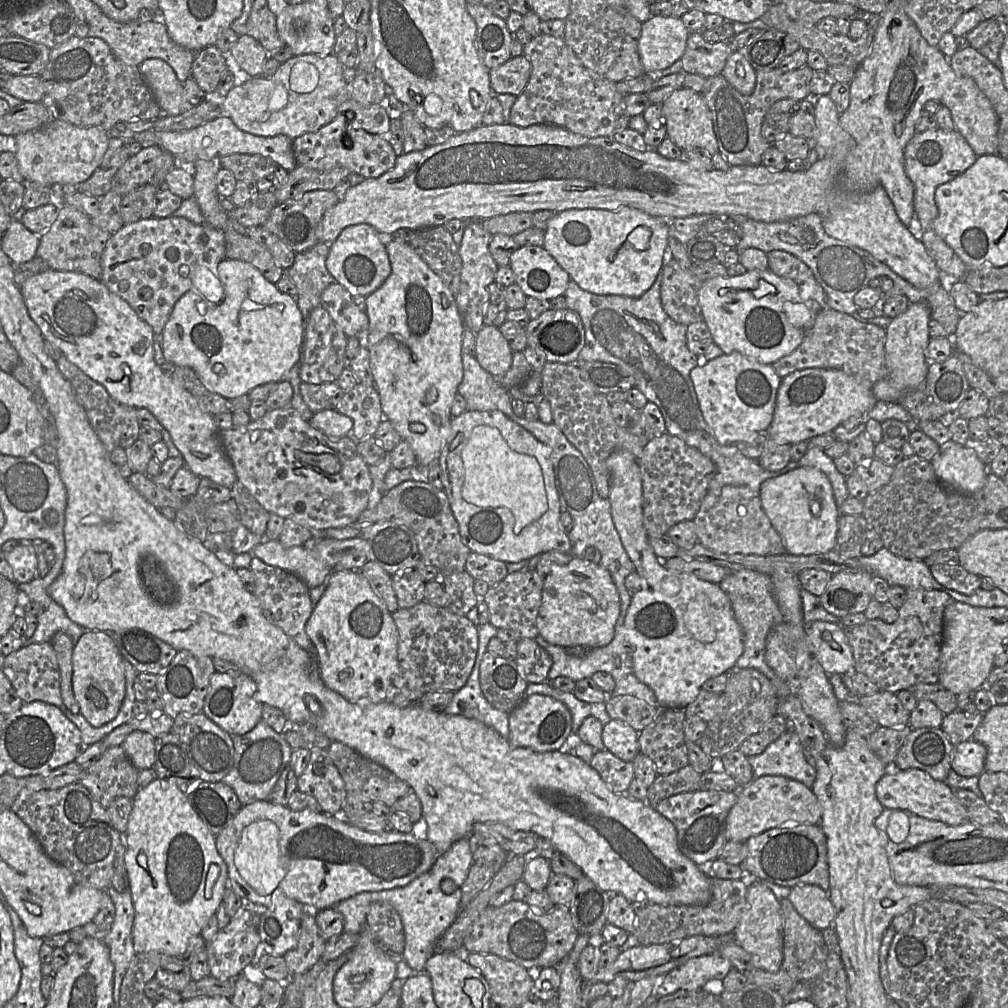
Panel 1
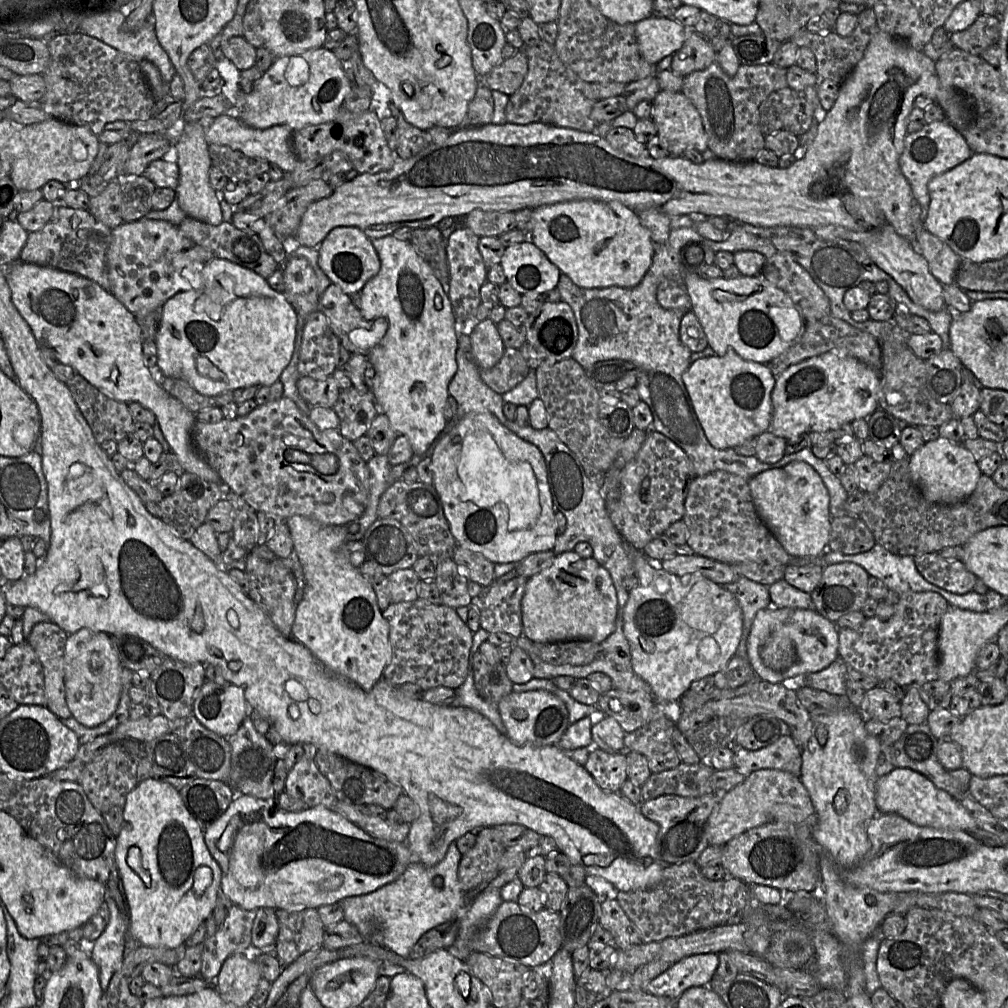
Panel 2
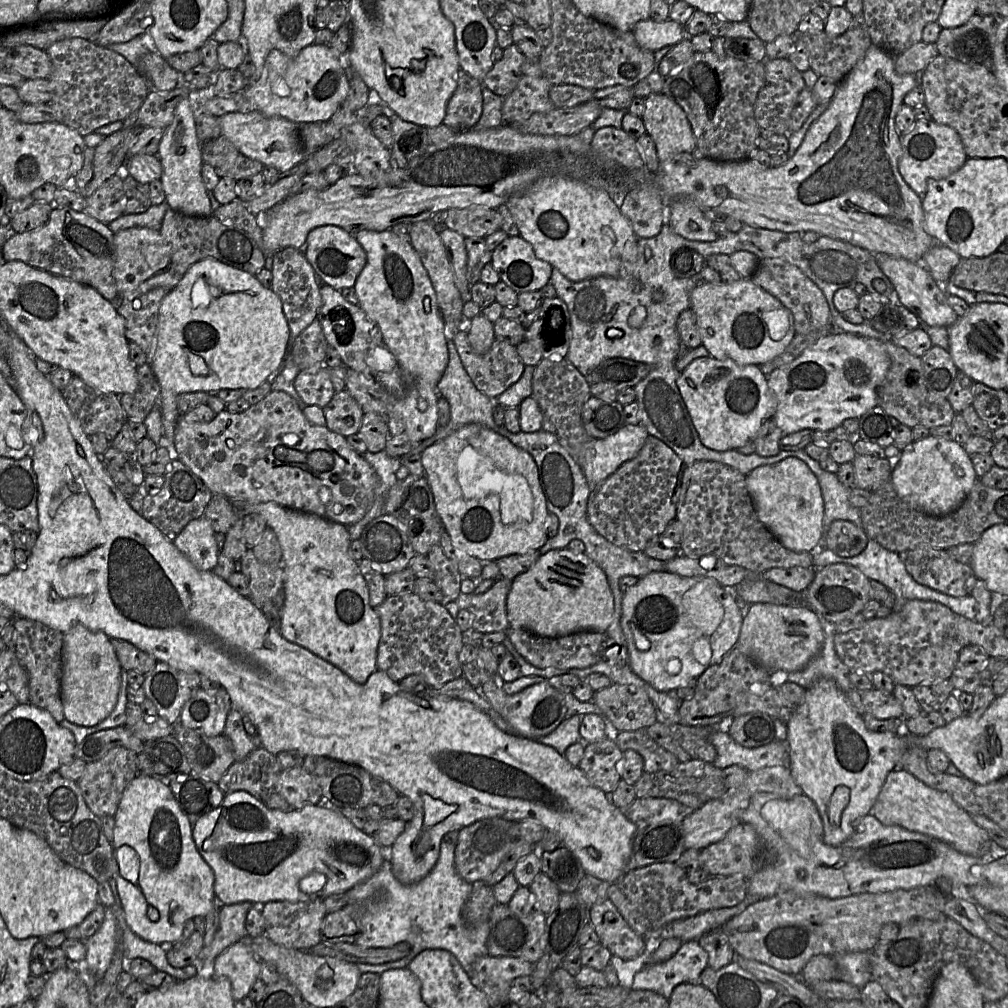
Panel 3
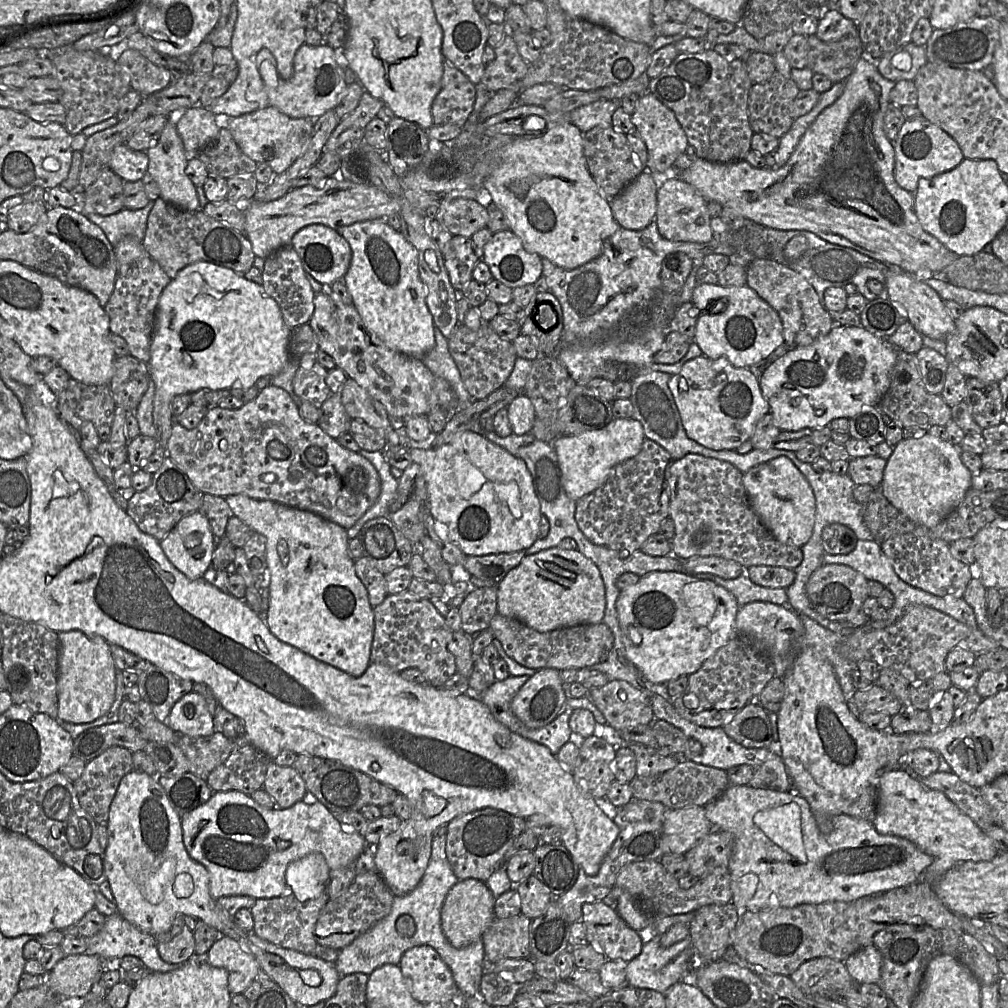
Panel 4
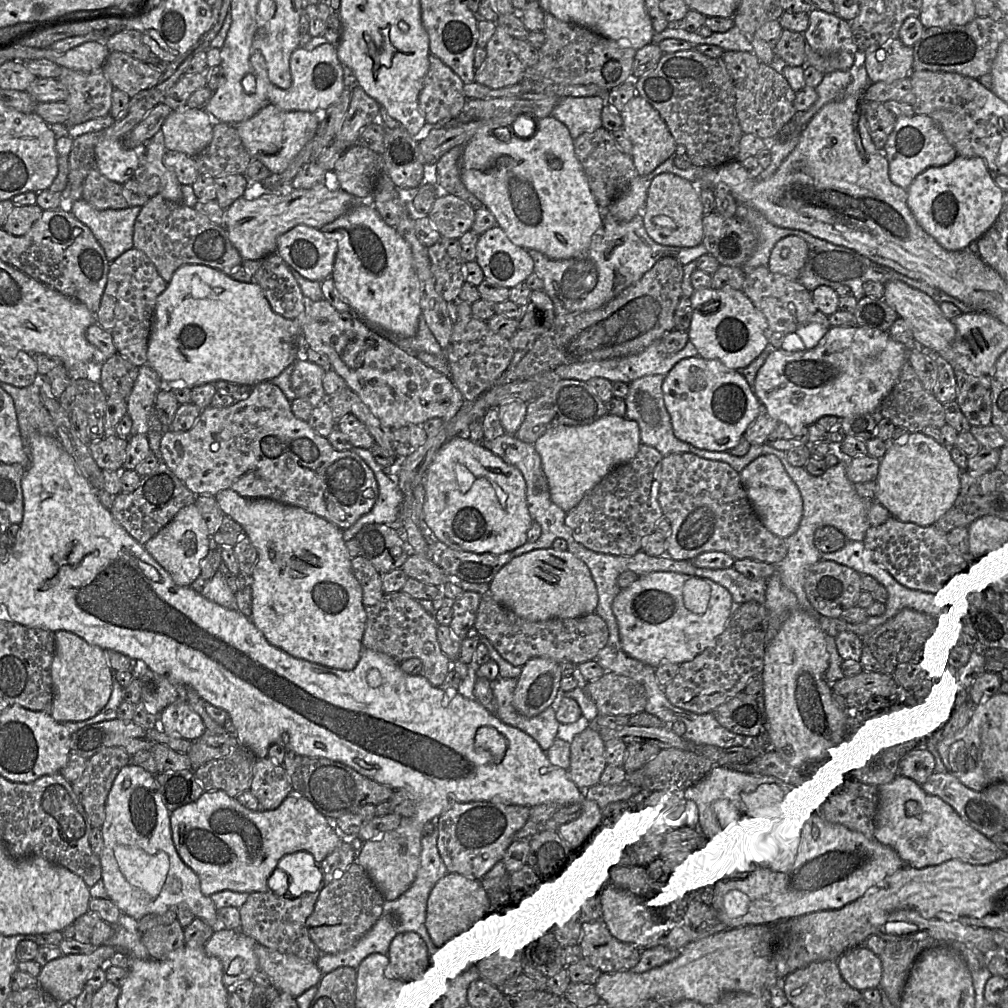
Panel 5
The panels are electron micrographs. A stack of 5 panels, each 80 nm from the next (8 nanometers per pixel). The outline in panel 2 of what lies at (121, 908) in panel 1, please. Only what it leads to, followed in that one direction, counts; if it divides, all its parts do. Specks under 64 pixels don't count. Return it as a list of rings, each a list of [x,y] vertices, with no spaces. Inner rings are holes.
[[[107,888],[105,901],[110,911],[109,923],[101,936],[89,945],[89,955],[99,969],[103,991],[107,989],[112,976],[122,967],[129,929],[128,915],[119,911],[114,899],[107,893]]]

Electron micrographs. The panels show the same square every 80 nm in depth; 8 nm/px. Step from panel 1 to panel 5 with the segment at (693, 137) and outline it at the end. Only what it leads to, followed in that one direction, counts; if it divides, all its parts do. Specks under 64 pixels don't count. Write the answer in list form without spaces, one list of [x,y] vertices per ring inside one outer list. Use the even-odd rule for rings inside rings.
[[[634,96],[620,111],[623,126],[632,143],[631,157],[638,175],[646,176],[670,157],[675,156],[677,143],[660,114],[640,96]]]

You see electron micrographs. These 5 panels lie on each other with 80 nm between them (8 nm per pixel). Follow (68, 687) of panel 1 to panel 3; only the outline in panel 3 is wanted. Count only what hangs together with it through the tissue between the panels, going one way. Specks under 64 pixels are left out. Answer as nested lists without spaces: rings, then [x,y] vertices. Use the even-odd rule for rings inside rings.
[[[20,616],[11,618],[14,627],[13,651],[29,676],[29,703],[47,710],[60,723],[64,717],[60,697],[61,659],[64,633],[39,621]]]

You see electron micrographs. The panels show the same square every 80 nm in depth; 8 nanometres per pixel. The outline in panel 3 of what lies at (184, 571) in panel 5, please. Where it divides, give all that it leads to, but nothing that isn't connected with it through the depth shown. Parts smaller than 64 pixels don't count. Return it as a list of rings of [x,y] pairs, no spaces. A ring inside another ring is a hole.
[[[202,516],[190,521],[172,540],[195,568],[211,572],[217,565],[220,555],[215,535],[210,521]]]

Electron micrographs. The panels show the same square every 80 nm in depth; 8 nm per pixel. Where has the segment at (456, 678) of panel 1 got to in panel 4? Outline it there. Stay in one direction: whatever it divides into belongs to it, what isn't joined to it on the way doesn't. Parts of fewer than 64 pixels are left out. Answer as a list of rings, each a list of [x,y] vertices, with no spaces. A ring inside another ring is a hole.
[[[408,591],[388,594],[373,611],[375,627],[371,662],[386,665],[398,673],[417,668],[424,674],[426,683],[433,687],[440,687],[457,672],[455,658],[447,649],[452,630],[430,600]]]

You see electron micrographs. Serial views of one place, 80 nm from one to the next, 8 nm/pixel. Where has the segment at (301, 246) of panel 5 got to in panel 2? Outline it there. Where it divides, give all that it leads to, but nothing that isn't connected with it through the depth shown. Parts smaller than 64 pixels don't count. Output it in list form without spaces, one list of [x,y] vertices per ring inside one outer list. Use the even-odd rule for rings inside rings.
[[[357,227],[333,228],[317,247],[318,263],[331,283],[338,285],[349,296],[359,293],[380,270],[381,263],[371,239]]]

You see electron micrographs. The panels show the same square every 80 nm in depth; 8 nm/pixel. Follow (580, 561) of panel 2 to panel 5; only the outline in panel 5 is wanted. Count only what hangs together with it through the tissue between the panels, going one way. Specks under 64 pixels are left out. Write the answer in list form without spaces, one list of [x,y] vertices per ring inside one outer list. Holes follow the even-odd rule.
[[[552,548],[514,557],[489,583],[488,593],[517,616],[533,622],[592,614],[598,604],[596,585],[587,565],[567,550]]]

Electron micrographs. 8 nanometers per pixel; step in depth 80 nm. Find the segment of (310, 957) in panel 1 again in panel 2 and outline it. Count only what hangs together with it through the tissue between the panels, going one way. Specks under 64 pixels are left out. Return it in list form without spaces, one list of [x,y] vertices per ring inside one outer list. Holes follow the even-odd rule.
[[[276,909],[279,932],[276,956],[286,967],[302,954],[323,946],[325,927],[317,909],[299,911]]]

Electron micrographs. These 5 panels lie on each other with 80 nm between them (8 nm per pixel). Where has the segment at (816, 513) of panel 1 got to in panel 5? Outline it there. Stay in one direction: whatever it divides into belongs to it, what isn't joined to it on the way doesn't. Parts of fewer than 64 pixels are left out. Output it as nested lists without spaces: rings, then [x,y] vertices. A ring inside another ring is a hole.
[[[757,457],[740,472],[740,479],[754,512],[768,531],[783,539],[795,533],[802,518],[803,501],[798,487],[778,457]]]

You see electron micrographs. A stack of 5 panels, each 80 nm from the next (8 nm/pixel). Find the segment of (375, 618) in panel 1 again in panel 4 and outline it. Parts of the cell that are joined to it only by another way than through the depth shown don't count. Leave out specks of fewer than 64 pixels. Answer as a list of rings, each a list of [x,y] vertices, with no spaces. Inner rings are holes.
[[[247,495],[224,497],[234,516],[264,535],[270,576],[266,624],[282,642],[360,677],[371,663],[374,611],[355,572],[347,530],[313,512]]]

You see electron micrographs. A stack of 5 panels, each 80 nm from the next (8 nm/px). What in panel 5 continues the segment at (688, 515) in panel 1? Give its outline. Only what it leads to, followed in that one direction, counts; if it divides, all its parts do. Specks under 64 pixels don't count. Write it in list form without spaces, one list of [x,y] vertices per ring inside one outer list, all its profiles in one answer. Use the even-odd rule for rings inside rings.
[[[640,444],[636,456],[628,463],[616,467],[591,489],[569,512],[565,525],[571,530],[573,539],[589,550],[616,556],[632,556],[641,550],[642,539],[654,532],[657,522],[663,517],[658,502],[659,482],[654,480],[654,470],[664,457],[656,448]]]

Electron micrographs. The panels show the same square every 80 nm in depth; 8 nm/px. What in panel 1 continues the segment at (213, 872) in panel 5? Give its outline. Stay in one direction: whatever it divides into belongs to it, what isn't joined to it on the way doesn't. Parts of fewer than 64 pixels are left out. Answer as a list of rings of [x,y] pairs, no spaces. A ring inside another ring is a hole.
[[[270,801],[241,807],[231,822],[216,836],[216,847],[227,866],[228,887],[246,903],[268,908],[278,896],[296,900],[320,911],[362,892],[376,892],[408,885],[428,872],[439,854],[427,839],[393,829],[381,833],[362,830],[342,817],[311,810],[293,811]]]

